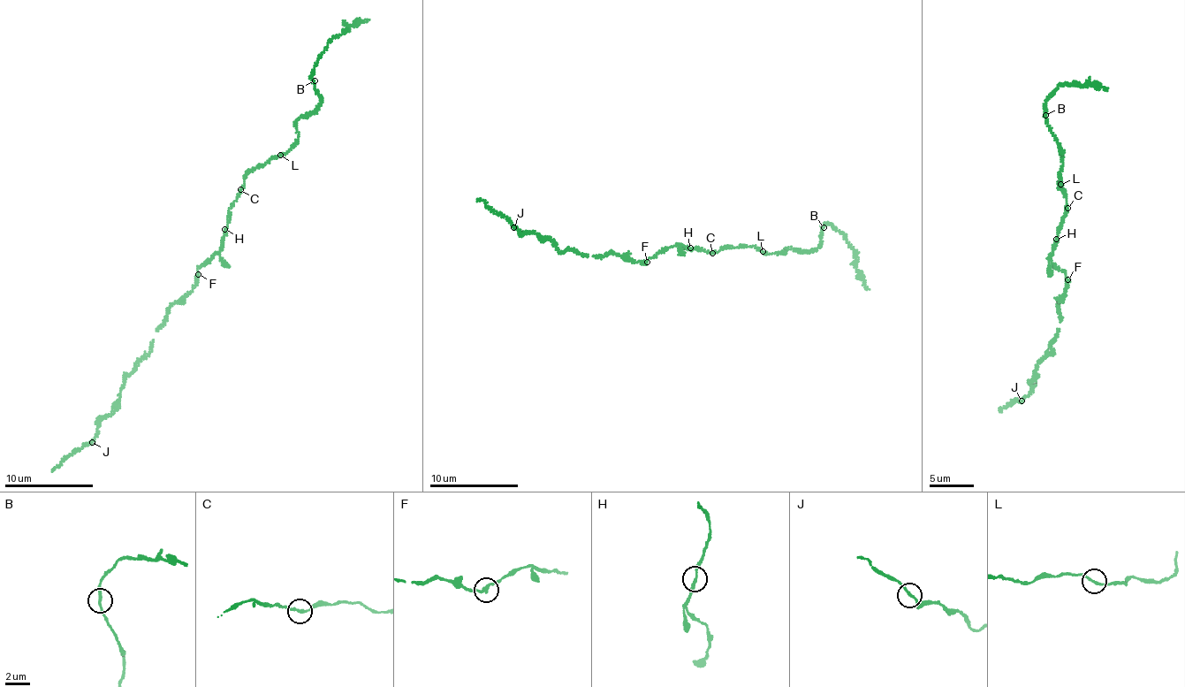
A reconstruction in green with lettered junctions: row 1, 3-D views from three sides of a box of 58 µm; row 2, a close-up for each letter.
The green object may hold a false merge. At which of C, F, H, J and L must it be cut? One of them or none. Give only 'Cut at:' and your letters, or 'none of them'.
Cut at: none of them

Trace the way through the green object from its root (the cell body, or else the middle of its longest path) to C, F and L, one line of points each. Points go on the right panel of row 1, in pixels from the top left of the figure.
C: (1058, 242), (1058, 227), (1067, 208)
F: (1058, 242), (1050, 258), (1053, 267), (1065, 273), (1067, 279)
L: (1058, 242), (1058, 227), (1067, 206), (1067, 196), (1058, 186), (1061, 184)

